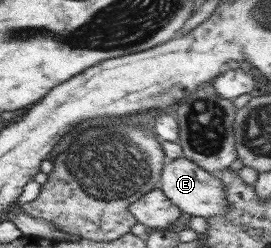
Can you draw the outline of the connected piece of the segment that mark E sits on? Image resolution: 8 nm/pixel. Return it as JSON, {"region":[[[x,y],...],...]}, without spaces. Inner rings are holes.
{"region":[[[184,157],[166,161],[162,166],[158,187],[162,193],[181,212],[194,217],[214,217],[224,215],[228,209],[228,200],[224,192],[224,184],[214,178],[210,172],[204,171],[195,163]]]}

